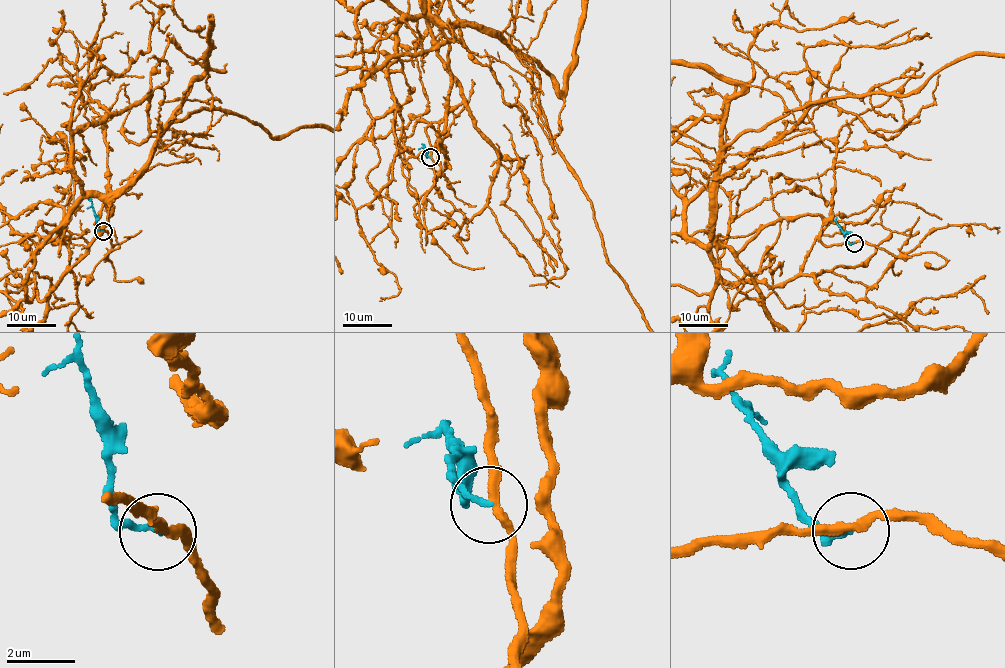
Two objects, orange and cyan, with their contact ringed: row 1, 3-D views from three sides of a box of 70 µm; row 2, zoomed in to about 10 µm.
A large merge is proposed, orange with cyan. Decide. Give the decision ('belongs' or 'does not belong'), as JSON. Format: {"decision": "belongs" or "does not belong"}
{"decision": "does not belong"}

